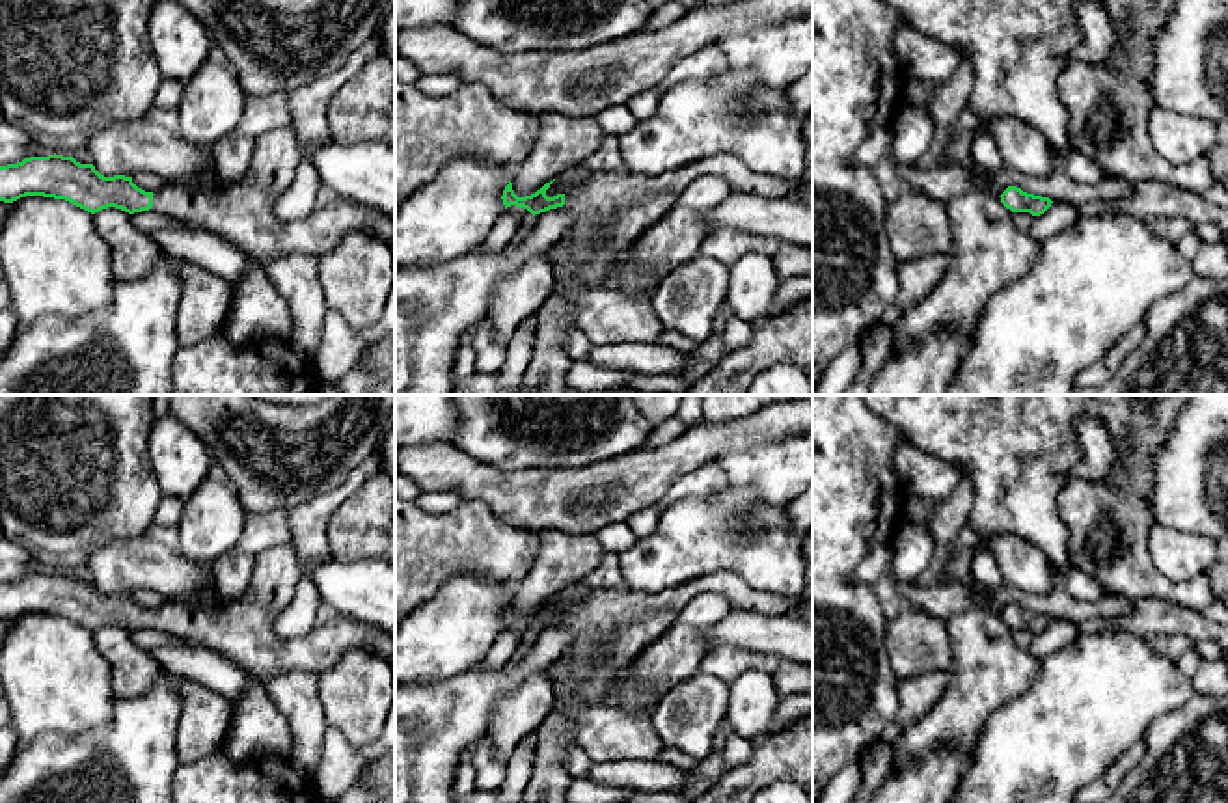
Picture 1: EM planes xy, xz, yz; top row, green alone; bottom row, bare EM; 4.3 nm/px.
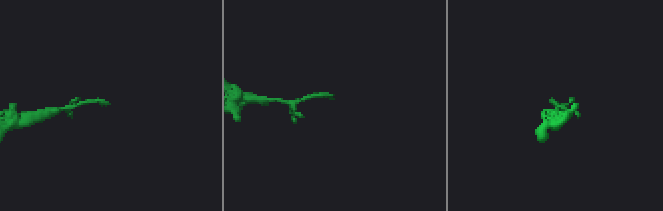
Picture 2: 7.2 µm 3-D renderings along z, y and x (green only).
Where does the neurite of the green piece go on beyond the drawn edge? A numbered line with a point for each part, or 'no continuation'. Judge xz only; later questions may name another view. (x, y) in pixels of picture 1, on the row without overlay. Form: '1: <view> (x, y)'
1: xz (628, 621)

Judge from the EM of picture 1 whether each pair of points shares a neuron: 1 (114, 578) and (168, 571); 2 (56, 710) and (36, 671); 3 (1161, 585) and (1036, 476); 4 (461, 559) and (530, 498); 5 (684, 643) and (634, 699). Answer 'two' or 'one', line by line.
1: one
2: one
3: two
4: two
5: one

